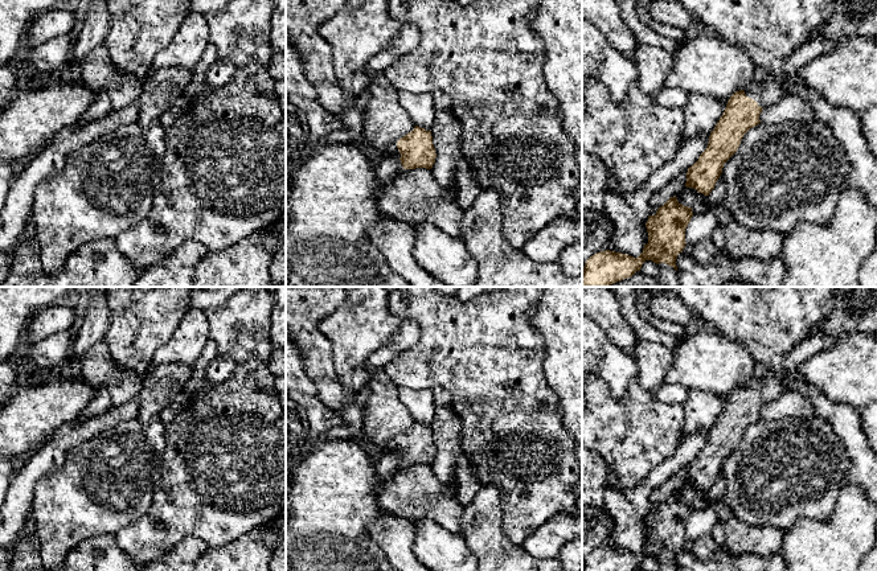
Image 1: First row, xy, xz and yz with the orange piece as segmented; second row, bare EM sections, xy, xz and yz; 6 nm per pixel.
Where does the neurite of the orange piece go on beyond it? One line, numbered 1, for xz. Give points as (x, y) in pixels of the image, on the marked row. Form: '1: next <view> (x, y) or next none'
1: next none

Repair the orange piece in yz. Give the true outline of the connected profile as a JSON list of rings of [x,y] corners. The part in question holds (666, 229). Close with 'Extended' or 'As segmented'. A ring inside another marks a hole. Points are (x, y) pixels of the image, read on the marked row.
[[[676,196],[671,197],[660,206],[655,215],[649,215],[646,223],[648,233],[648,243],[644,245],[643,252],[634,258],[627,254],[615,251],[601,251],[590,256],[582,271],[582,287],[608,287],[616,282],[631,278],[636,271],[640,271],[646,260],[653,263],[665,263],[677,271],[676,259],[685,247],[685,229],[693,215],[692,208],[681,205]]]. As segmented

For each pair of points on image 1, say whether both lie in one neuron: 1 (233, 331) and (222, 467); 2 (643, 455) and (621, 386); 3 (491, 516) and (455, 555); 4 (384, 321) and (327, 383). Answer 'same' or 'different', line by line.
1: same
2: different
3: different
4: different

